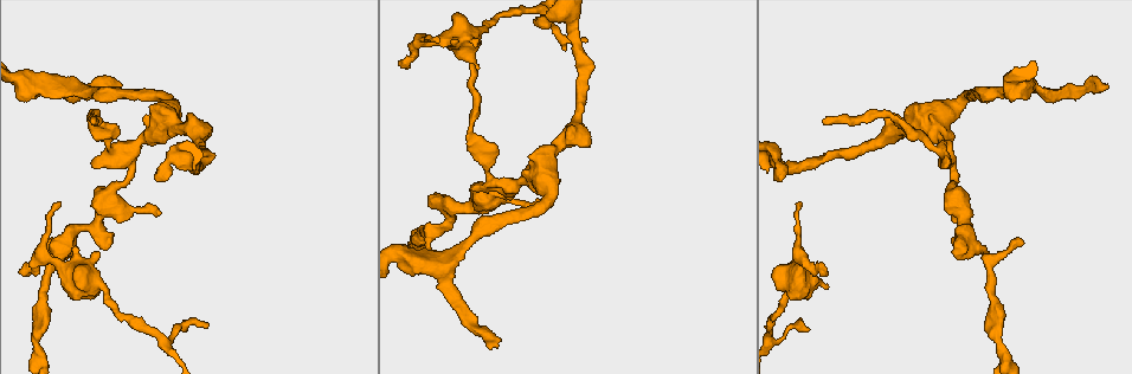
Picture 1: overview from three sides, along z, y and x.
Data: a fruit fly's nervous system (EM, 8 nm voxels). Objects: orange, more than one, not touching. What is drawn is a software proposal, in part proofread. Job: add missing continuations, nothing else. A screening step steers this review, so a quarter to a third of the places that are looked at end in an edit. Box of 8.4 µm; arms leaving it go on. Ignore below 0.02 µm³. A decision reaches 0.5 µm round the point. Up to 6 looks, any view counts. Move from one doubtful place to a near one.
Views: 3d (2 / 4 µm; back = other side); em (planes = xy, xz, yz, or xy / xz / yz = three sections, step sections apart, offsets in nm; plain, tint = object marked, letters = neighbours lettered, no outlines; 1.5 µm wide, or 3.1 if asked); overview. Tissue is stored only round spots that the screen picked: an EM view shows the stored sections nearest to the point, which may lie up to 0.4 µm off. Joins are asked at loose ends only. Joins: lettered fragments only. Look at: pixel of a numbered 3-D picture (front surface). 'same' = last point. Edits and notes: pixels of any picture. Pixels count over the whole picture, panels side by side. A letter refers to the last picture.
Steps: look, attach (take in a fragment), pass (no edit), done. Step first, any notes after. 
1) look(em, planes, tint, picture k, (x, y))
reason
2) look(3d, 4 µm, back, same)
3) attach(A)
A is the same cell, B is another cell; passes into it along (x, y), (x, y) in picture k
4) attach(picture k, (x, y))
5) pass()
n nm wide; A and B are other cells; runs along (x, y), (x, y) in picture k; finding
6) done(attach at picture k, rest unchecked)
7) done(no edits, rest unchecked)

look(em, xy, step 8, letters, picture 1, (119, 82))
free end

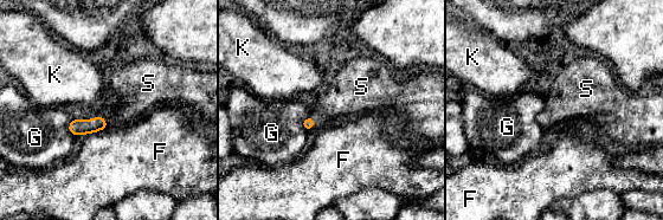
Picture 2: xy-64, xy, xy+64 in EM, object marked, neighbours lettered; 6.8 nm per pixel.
look(em, planes, letters, same)
cut it another way

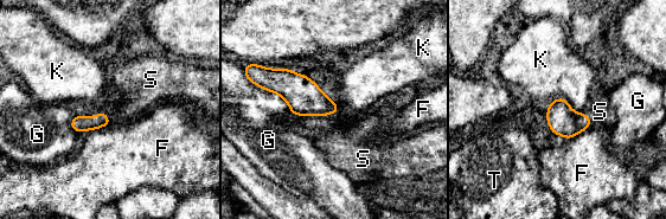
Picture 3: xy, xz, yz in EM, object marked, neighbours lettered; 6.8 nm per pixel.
attach(S)
G touches over 340 nm; S is the same cell, F, G, K and T are other cells; passes into it along (562, 120), (589, 117), (600, 111) in picture 3; the neuron continues

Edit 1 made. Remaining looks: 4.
look(em, xy, step 8, letters, picture 1, (58, 204))
free end

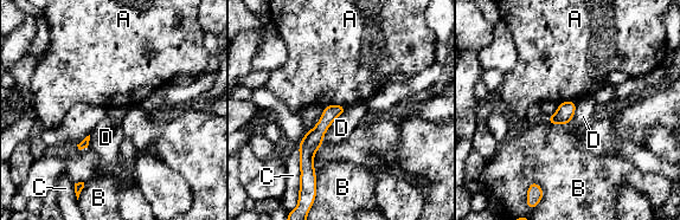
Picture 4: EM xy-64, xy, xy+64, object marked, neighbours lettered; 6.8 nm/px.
look(em, planes, letters, same)

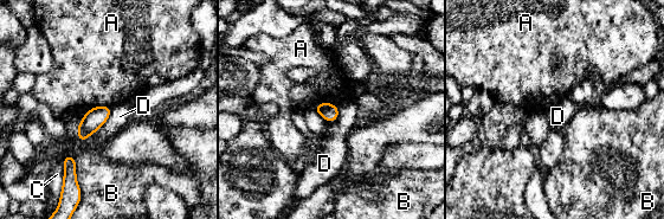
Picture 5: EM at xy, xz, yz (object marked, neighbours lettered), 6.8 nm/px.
pass()
110 nm wide; B touches over 280 nm; A, B, C and D are other cells; none of them fits

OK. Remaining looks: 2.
look(3d, 4 µm, picture 1, (406, 64))
branch stops here

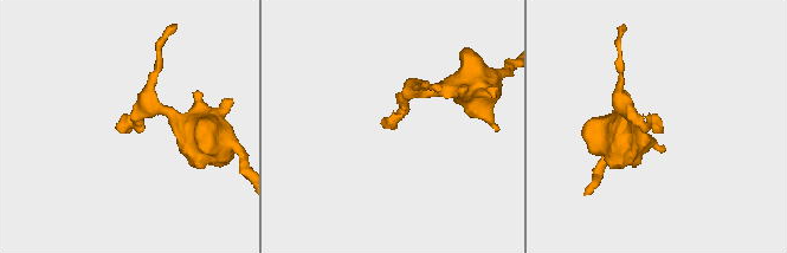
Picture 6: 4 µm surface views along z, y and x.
look(em, planes, letters, picture 6, (663, 132))
need the tissue

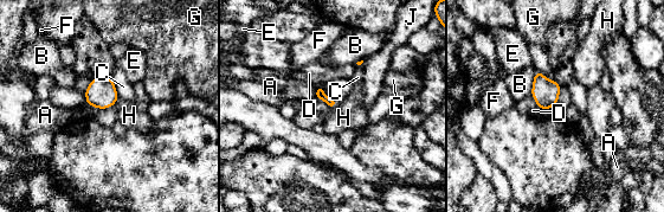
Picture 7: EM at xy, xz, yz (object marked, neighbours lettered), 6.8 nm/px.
pass()
A, B, C, D, E, F, G, H and J are other cells; no lettered fragment goes on from it

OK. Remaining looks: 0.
done(attach at picture 3, rest unchecked)

